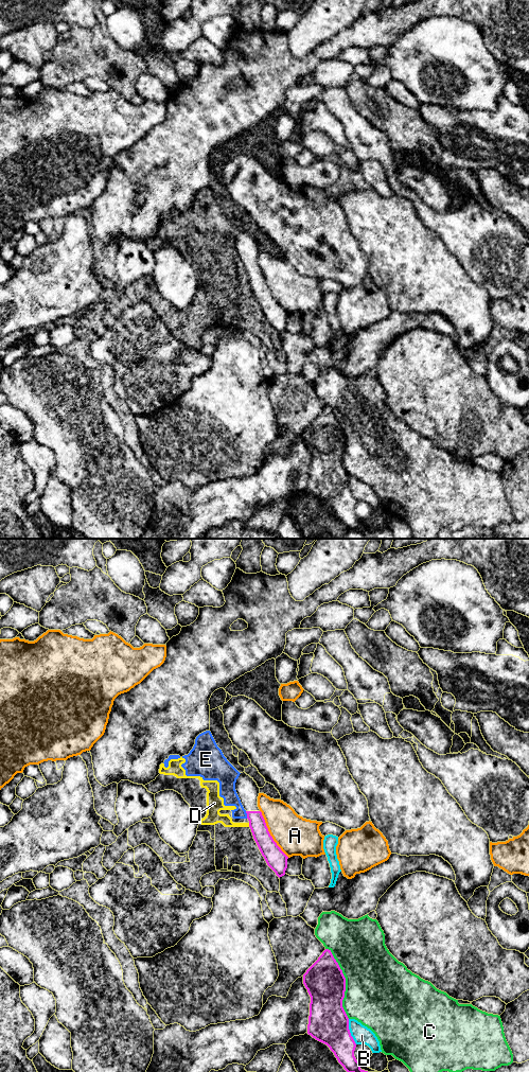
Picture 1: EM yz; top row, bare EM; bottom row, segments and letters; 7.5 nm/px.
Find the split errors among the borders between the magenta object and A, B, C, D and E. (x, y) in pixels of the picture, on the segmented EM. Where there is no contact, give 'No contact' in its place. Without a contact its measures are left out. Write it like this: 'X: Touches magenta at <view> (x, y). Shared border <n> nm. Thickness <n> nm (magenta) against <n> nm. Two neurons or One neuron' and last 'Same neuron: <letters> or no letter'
A: Touches magenta at yz (269, 833). Shared border 420 nm. Thickness 160 nm (magenta) against 300 nm. Two neurons
B: Touches magenta at yz (349, 1032). Shared border 200 nm. Thickness 300 nm (magenta) against 140 nm. Two neurons
C: Touches magenta at yz (345, 983). Shared border 550 nm. Thickness 300 nm (magenta) against 500 nm. Two neurons
D: Touches magenta at yz (249, 825). Shared border 30 nm. Thickness 140 nm (magenta) against 80 nm. Two neurons
E: Touches magenta at yz (247, 814). Shared border 60 nm. Thickness 130 nm (magenta) against 130 nm. Two neurons
Same neuron: no letter

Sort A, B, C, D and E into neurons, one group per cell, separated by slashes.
A / B / C / D E

